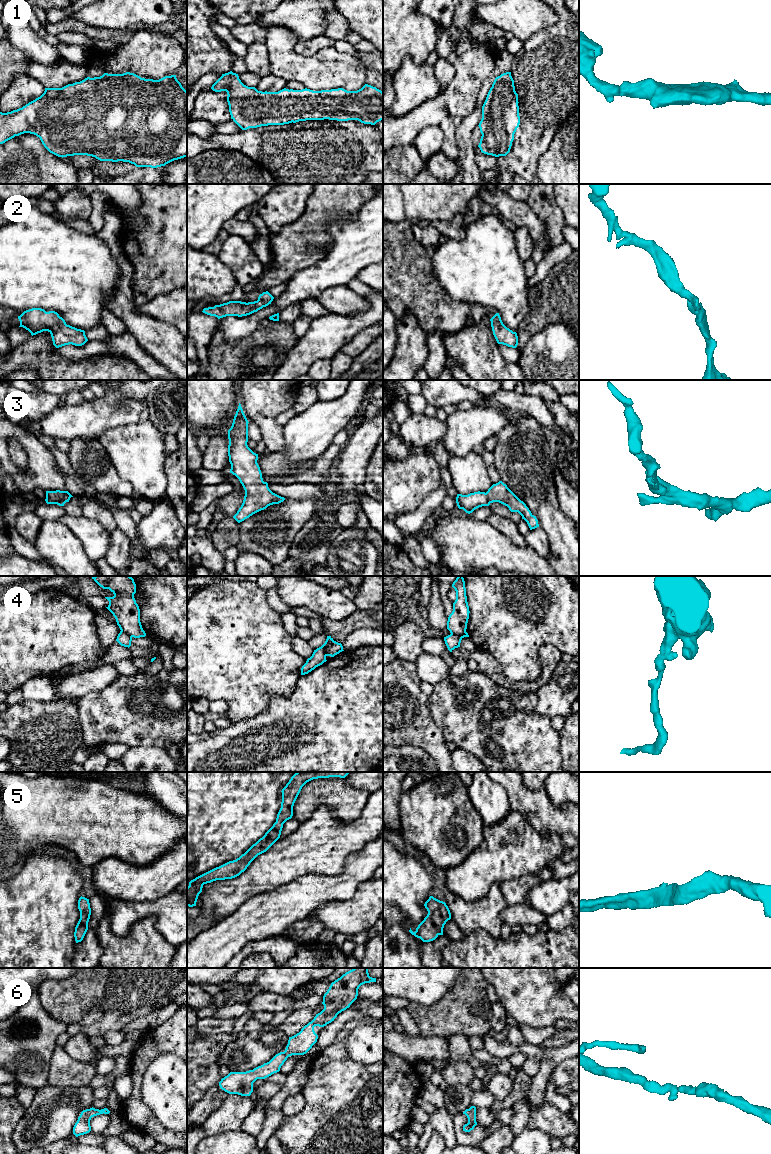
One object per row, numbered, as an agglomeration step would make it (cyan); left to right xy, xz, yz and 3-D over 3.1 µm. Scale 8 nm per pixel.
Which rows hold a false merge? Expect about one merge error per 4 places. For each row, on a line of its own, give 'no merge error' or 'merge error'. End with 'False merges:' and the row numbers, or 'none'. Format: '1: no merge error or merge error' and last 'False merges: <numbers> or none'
1: no merge error
2: no merge error
3: no merge error
4: merge error
5: no merge error
6: no merge error
False merges: 4

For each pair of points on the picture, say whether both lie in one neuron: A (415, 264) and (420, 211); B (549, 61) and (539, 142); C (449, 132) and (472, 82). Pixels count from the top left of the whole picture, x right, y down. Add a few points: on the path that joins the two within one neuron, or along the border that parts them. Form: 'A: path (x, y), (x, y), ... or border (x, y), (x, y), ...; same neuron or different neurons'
A: border (411, 221), (393, 222); different neurons
B: path (549, 81), (549, 92), (539, 122); same neuron
C: border (462, 117), (447, 116), (438, 125); different neurons

